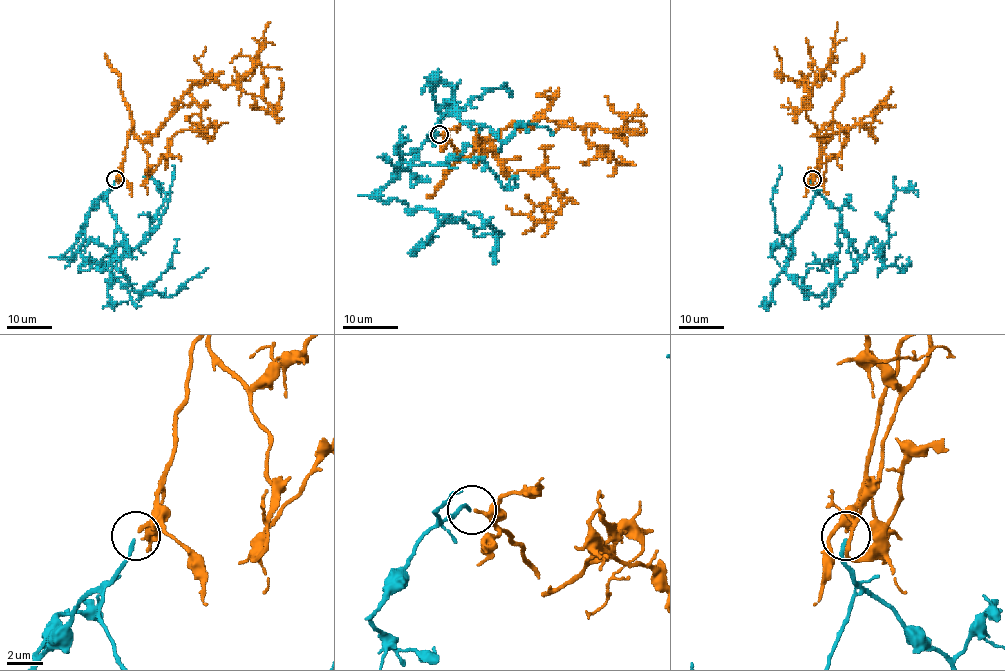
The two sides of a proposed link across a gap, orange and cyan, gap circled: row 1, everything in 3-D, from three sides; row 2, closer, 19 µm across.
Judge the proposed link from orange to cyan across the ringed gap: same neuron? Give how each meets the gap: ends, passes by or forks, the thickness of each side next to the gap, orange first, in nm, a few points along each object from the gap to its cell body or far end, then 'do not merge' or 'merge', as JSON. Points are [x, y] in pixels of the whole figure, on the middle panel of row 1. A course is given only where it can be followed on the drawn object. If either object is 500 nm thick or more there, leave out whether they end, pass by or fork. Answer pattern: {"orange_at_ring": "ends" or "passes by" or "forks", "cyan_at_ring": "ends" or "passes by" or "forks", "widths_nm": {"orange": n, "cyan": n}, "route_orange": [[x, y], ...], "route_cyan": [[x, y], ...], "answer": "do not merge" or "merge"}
{"orange_at_ring": "ends", "cyan_at_ring": "ends", "widths_nm": {"orange": 200, "cyan": 200}, "route_orange": [[440, 134], [464, 160], [480, 137], [508, 178], [541, 171], [566, 200], [536, 222], [506, 207]], "route_cyan": [[438, 134], [378, 197], [429, 209], [440, 220], [489, 224], [500, 234], [496, 263]], "answer": "merge"}

